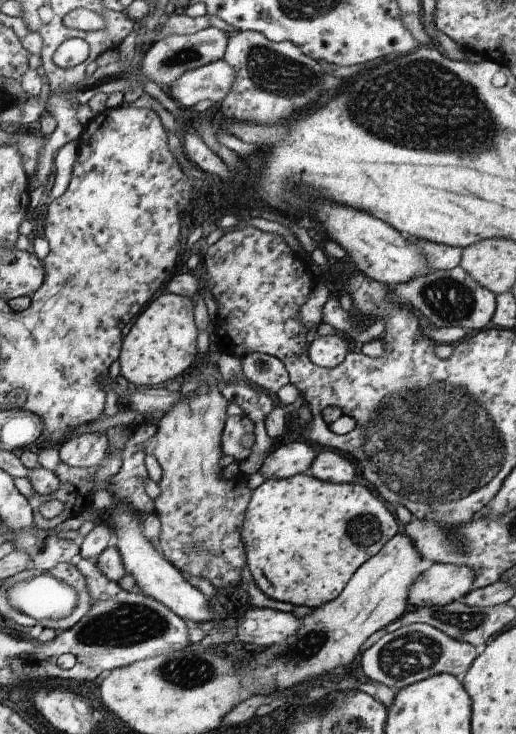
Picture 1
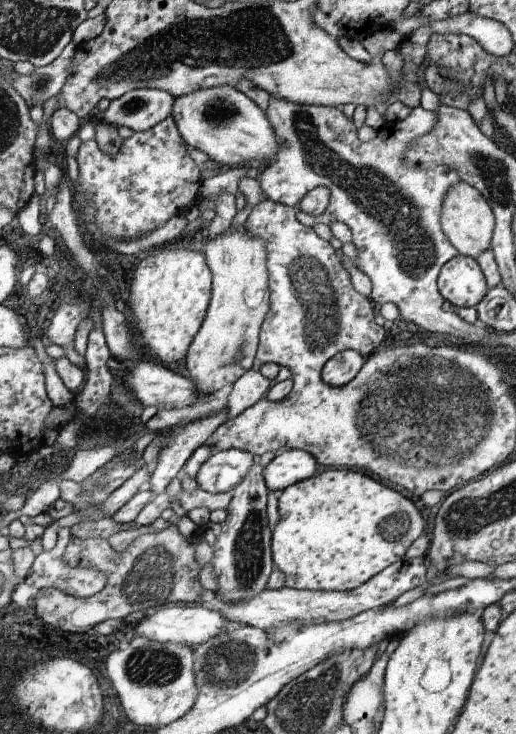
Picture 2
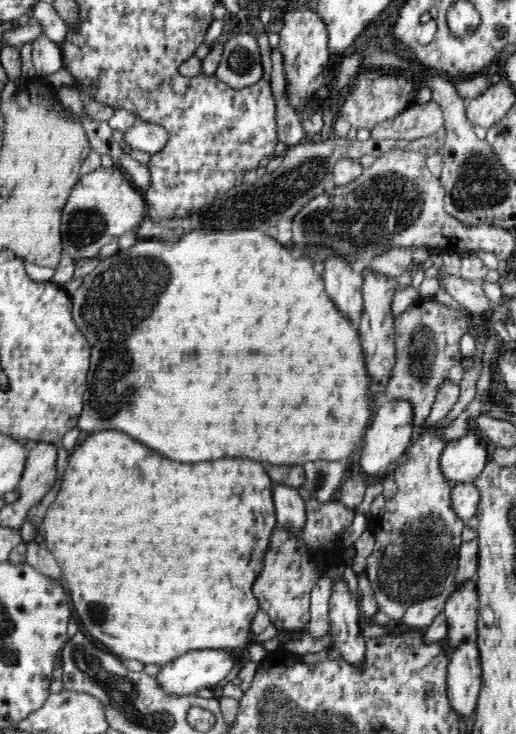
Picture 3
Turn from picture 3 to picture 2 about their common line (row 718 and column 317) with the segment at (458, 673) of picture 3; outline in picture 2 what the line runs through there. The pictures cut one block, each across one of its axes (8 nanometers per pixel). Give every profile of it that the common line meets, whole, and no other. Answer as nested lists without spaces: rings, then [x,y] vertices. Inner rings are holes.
[[[290,449],[279,452],[263,468],[266,486],[277,494],[297,482],[312,478],[318,470],[317,459],[308,451]]]

